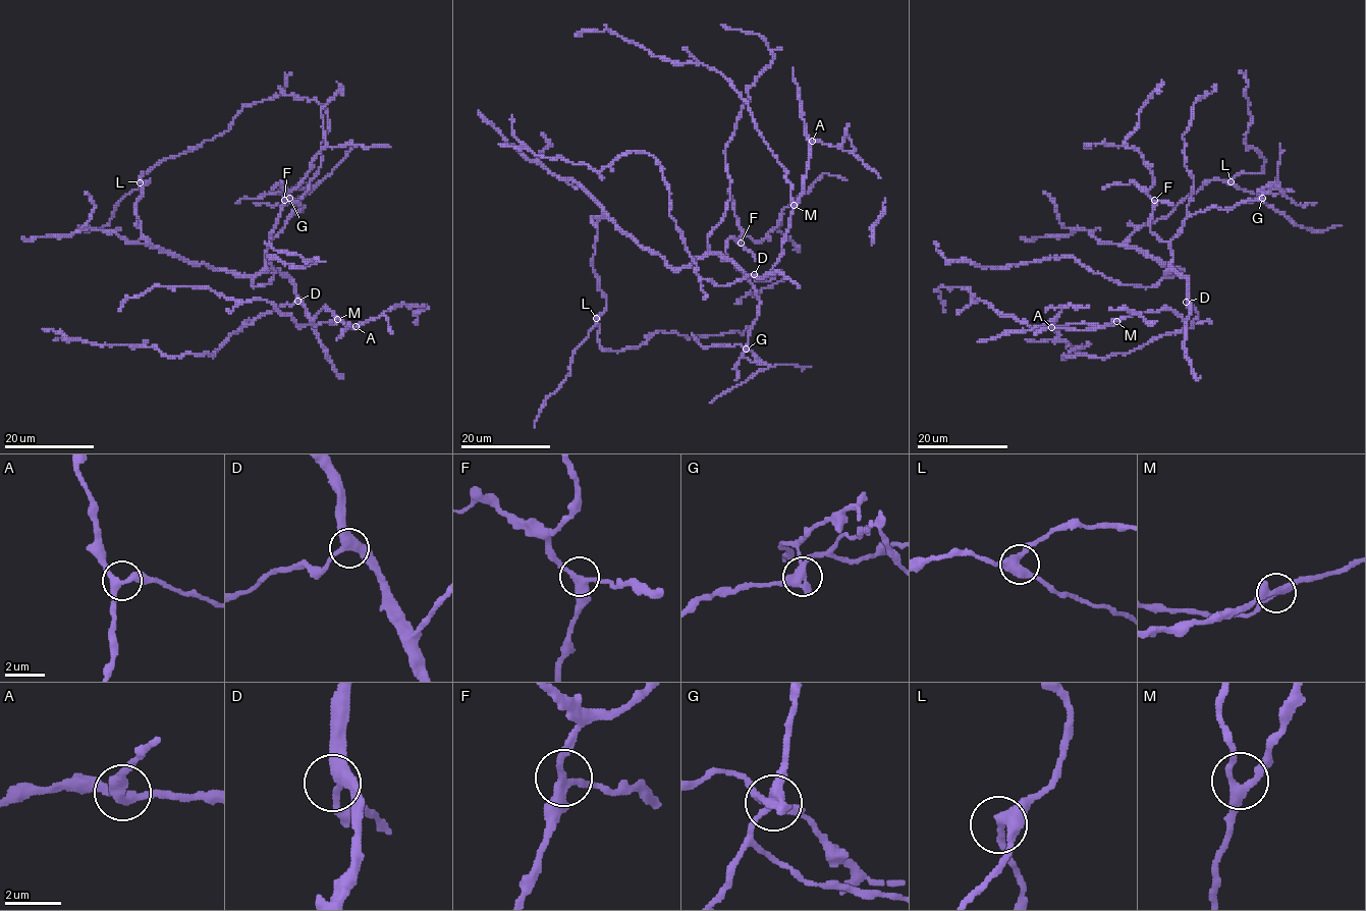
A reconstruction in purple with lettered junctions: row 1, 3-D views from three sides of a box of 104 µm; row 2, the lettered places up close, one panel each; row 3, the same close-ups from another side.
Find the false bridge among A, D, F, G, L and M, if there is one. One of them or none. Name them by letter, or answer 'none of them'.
G

